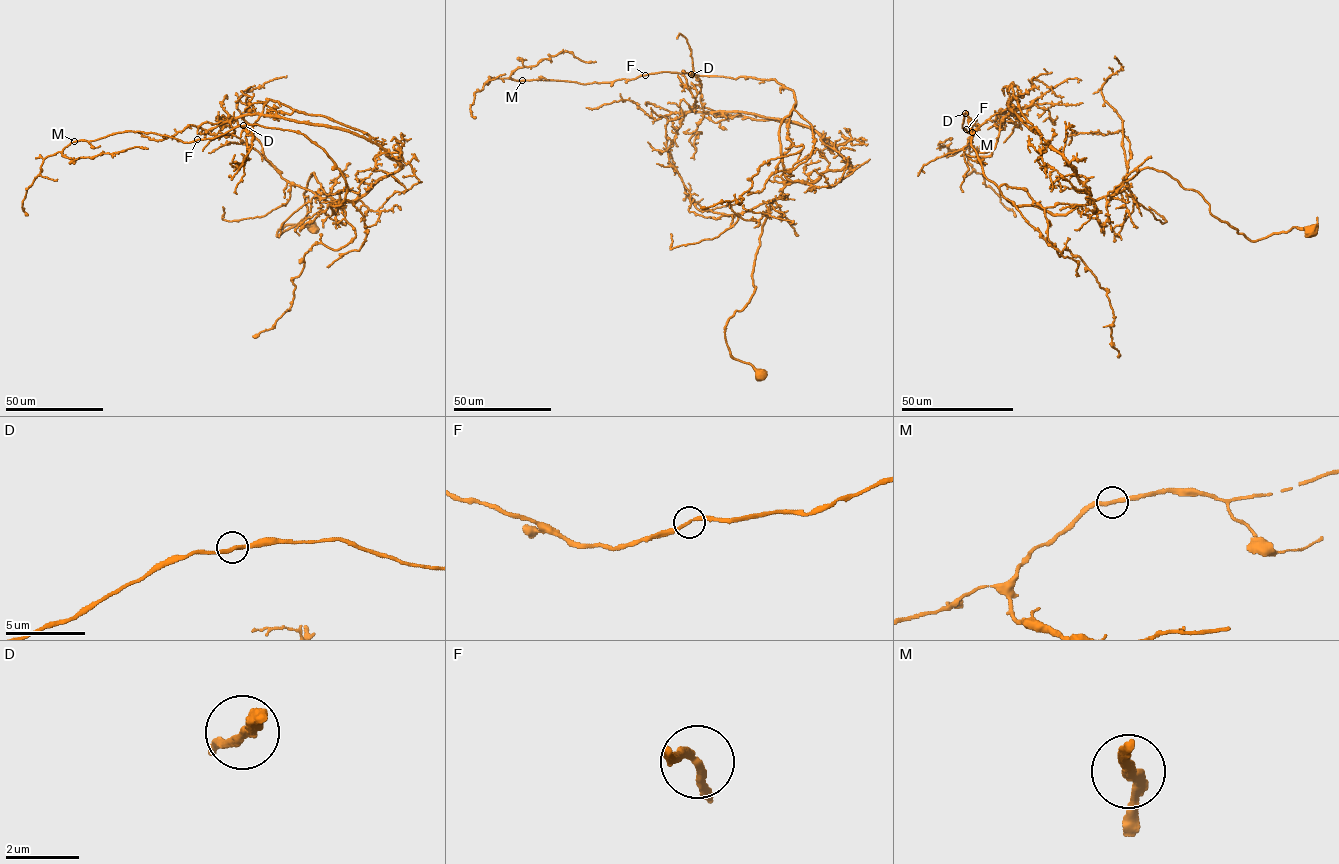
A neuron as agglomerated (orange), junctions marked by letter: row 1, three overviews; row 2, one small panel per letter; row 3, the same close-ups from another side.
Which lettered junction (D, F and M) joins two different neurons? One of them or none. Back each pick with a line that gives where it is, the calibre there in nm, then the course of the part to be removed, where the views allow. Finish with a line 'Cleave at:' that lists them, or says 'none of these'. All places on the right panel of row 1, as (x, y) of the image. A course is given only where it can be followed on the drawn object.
Cleave at: none of these

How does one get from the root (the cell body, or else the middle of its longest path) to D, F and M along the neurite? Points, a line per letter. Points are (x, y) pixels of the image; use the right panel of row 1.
D: (1310, 232), (1249, 240), (1196, 191), (1149, 167), (1066, 214), (1015, 206), (984, 174), (965, 113)
F: (1310, 232), (1249, 240), (1196, 191), (1149, 167), (1066, 214), (1015, 206), (984, 174), (966, 112), (966, 129)
M: (1310, 232), (1249, 240), (1149, 167), (1066, 214), (1015, 206), (984, 174), (972, 131)

